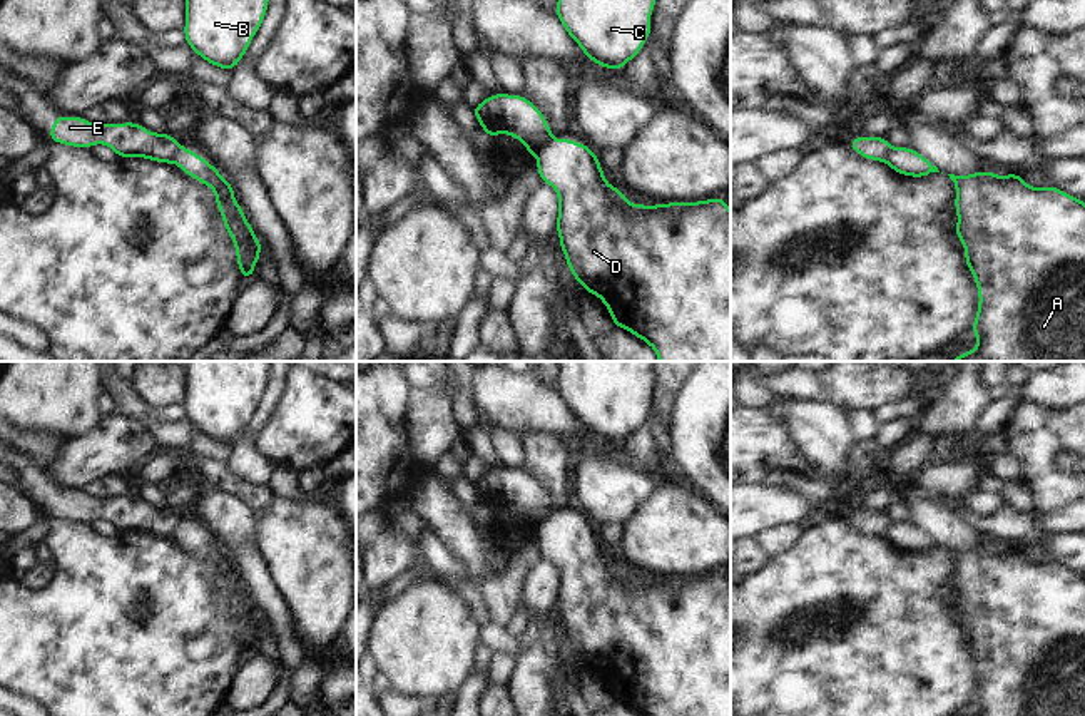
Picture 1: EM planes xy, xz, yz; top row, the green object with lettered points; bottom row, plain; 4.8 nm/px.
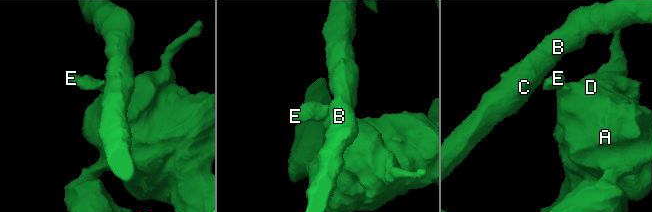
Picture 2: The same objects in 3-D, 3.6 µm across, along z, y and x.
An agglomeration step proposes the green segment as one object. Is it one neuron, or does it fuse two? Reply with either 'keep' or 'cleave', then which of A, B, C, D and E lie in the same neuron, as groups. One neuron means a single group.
cleave; A B C D / E

